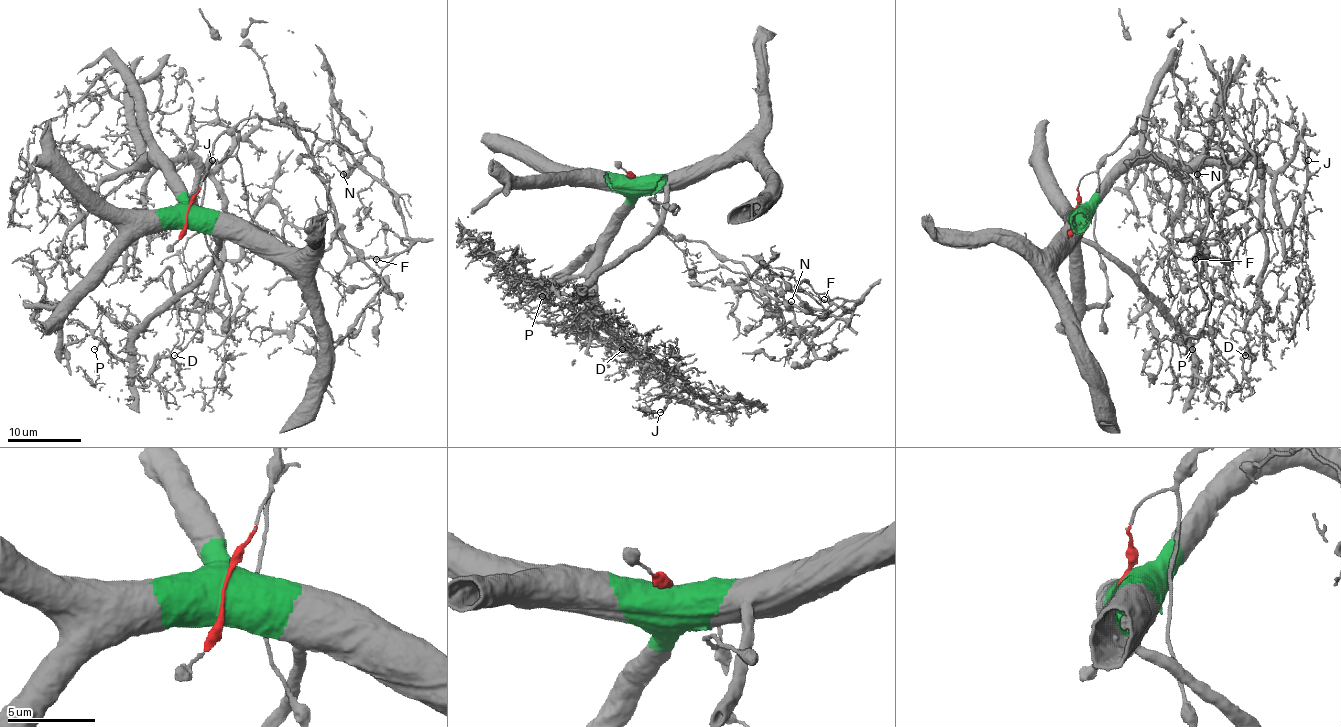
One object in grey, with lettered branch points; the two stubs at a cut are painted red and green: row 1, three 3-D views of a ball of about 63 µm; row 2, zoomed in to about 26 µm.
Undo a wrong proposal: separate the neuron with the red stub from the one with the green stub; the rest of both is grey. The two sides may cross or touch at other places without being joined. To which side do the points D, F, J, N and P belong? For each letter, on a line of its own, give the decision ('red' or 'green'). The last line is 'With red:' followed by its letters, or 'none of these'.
D: green
F: red
J: green
N: red
P: green
With red: F, N

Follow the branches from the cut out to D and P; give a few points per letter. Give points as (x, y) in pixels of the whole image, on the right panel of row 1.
D: (1074, 213), (1094, 202), (1131, 165), (1250, 160), (1259, 175), (1268, 264), (1261, 305), (1250, 316), (1244, 356)
P: (1074, 213), (1072, 228), (1122, 266), (1184, 334), (1191, 349)

